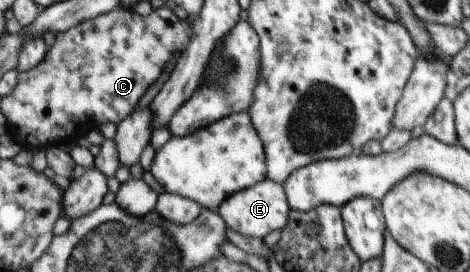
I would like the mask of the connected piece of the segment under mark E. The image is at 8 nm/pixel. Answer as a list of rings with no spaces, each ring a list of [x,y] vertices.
[[[267,178],[263,183],[258,183],[251,189],[246,189],[231,195],[218,212],[227,220],[227,223],[233,230],[240,231],[243,235],[265,239],[271,233],[286,229],[291,223],[291,207],[287,189],[282,183]]]

